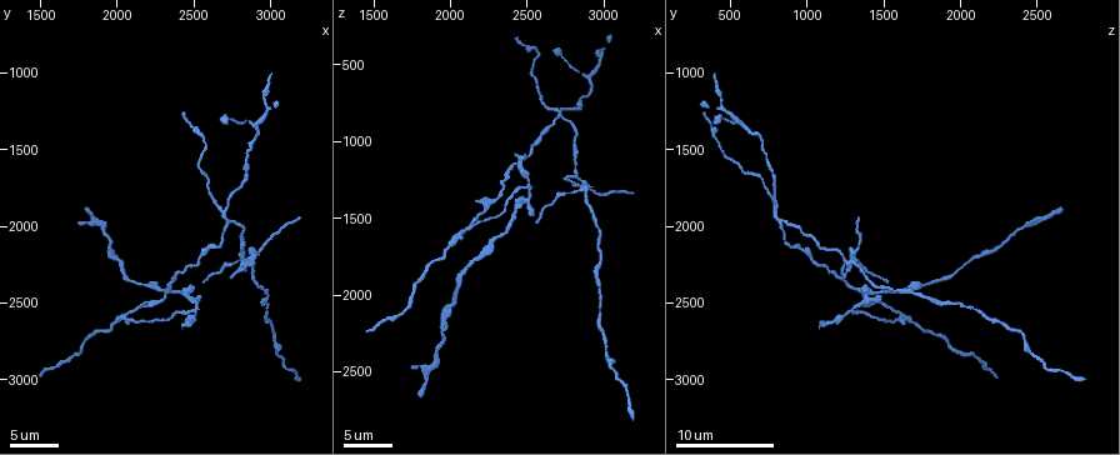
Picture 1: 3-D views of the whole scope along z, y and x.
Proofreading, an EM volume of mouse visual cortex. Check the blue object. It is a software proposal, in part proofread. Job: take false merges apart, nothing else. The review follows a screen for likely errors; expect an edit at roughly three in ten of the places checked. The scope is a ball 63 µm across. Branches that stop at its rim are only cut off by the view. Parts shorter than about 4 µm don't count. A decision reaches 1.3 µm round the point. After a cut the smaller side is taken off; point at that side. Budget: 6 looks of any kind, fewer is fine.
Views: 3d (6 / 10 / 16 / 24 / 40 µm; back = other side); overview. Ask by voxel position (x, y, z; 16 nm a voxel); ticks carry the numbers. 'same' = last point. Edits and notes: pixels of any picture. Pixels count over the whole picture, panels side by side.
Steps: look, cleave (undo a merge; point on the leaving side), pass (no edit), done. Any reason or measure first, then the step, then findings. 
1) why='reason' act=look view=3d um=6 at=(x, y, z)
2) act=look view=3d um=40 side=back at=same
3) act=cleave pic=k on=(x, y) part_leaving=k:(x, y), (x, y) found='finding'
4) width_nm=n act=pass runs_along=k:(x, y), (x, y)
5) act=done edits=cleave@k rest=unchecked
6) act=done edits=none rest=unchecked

why='three-way junction' act=look view=3d um=10 at=(2880, 1340, 580)

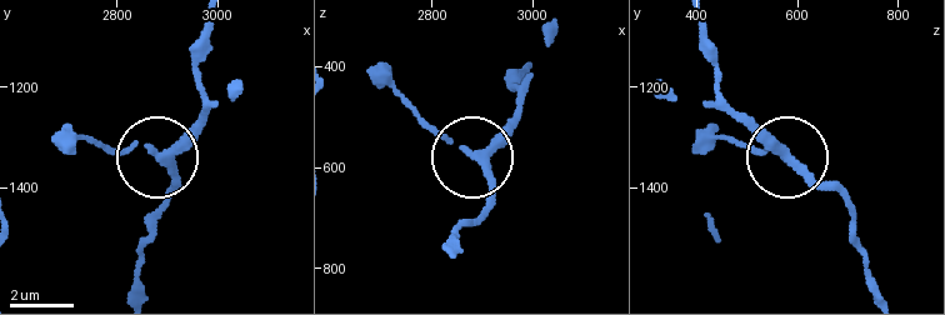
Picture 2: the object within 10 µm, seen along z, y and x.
act=look view=3d um=6 at=(2905, 1330, 570)

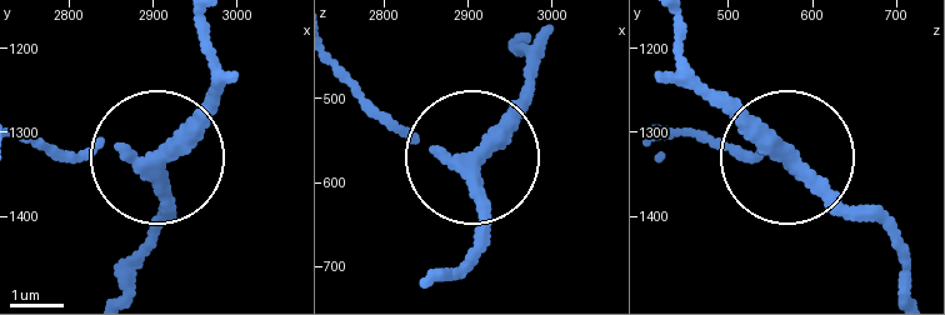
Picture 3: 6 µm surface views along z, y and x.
width_nm=260 act=pass runs_along=3:(439, 280), (475, 253), (475, 173), (363, 109) found='all the same neuron'

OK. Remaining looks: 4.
why='looks like a crossing' act=look view=3d um=10 at=(2720, 1960, 840)

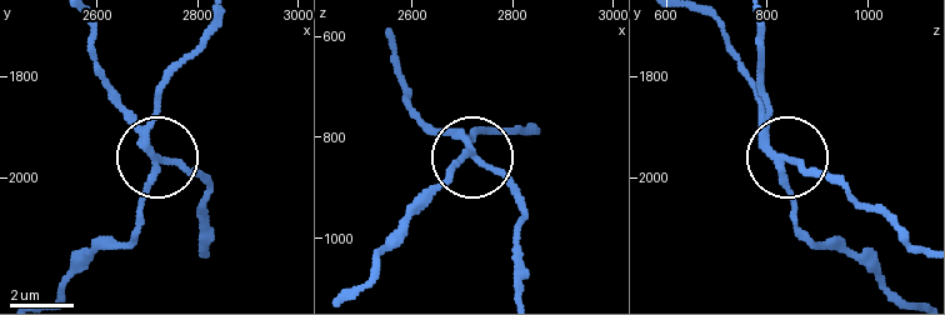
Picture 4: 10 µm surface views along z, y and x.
side_arm_um=20 act=cleave pic=4 on=(120, 106) part_leaving=4:(153, 148), (204, 183), (206, 250) found='a second neuron is stuck on'

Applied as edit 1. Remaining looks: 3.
why='side arm on a straight run' act=look view=3d um=6 at=(2020, 2600, 1640)

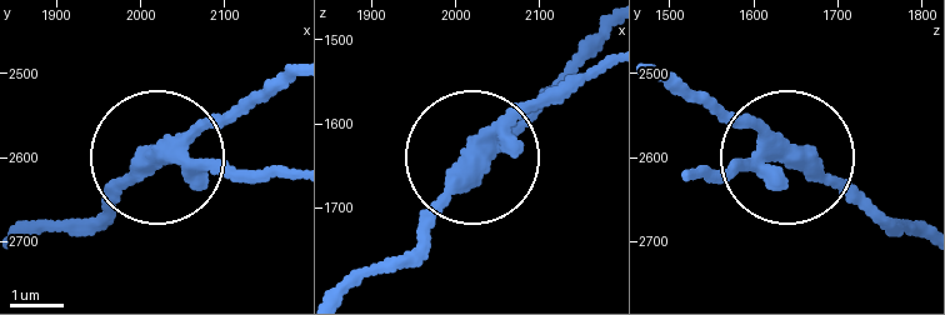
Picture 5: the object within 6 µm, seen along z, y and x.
width_nm=360 act=pass runs_along=5:(656, 70), (790, 146), (894, 226) found='continuous, no second neuron'

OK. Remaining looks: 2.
act=done edits=cleave@4 rest=unchecked

